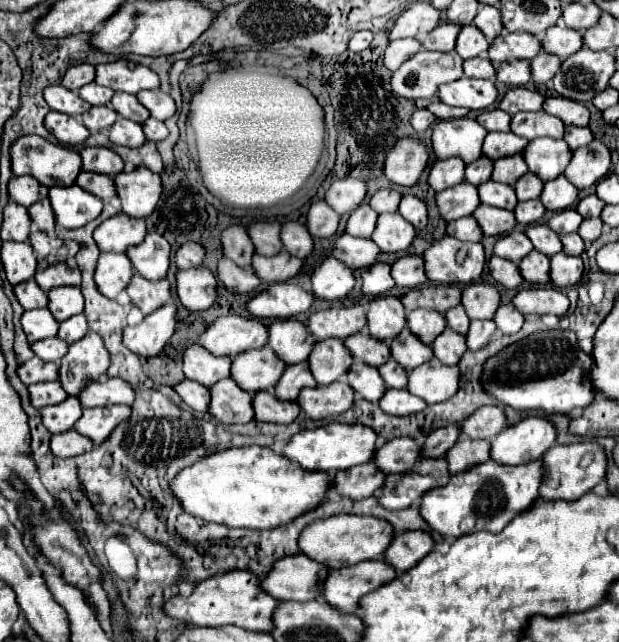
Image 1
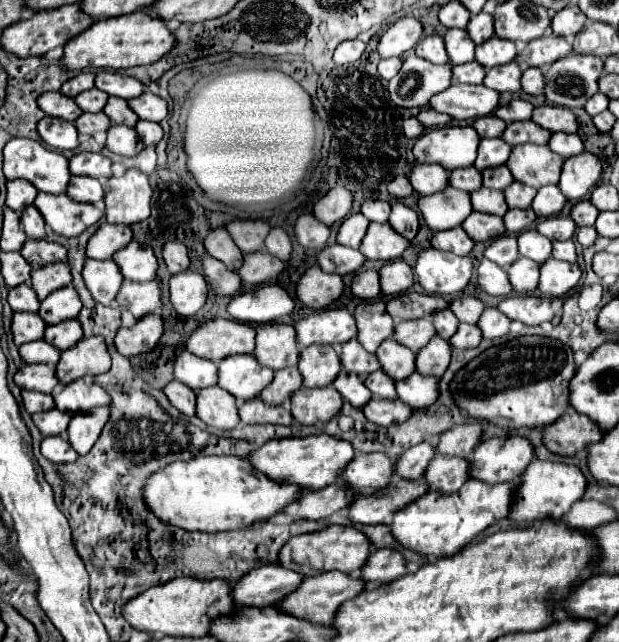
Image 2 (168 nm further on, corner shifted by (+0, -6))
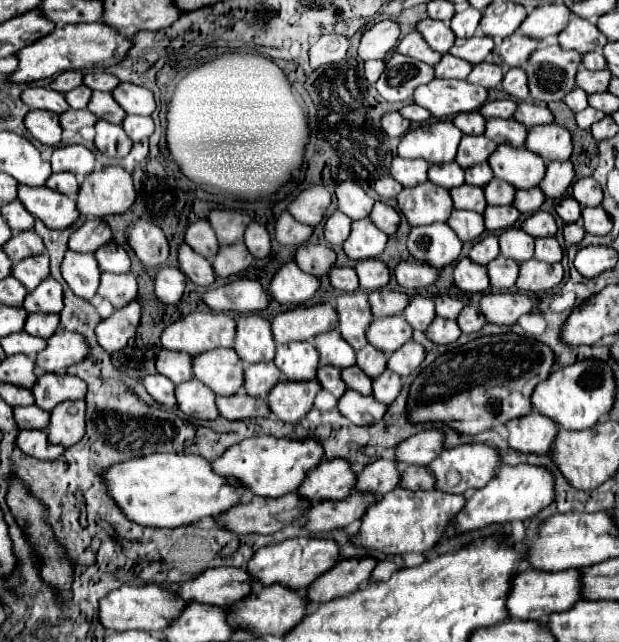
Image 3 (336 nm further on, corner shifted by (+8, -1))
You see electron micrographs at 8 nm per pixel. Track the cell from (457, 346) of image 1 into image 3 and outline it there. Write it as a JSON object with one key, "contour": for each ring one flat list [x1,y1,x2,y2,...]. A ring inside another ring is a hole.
{"contour":[[408,341,400,349,396,349,392,353,392,357,388,357,388,369,398,373,400,377,406,377,422,363,424,357,426,357,424,347,420,343]]}

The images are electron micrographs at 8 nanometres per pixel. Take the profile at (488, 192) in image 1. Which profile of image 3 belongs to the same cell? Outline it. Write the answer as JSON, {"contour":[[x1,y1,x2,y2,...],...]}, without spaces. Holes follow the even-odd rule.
{"contour":[[460,185,456,189,450,189,450,195,452,195,452,201,454,201,456,209,468,209,468,211,484,213,486,199,484,199,484,191,480,187]]}

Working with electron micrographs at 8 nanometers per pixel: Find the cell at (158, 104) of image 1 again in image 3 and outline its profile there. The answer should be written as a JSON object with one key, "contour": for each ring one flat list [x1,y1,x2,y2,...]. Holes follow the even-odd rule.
{"contour":[[120,83,114,91,112,97,118,101,118,105,126,113,134,115,150,115,156,105,154,105,154,95,150,89,134,85,134,83]]}

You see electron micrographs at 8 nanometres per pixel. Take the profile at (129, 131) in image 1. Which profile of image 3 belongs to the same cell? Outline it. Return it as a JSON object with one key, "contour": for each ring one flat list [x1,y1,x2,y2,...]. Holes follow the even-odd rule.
{"contour":[[98,121,94,125,94,129,96,129,94,143,100,153,104,153,108,157,126,157,130,153,132,141,120,125,112,125,108,121]]}

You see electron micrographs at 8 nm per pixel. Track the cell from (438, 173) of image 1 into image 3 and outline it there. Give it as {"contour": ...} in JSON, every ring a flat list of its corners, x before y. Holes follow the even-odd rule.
{"contour":[[394,157,390,173,402,187,416,187,428,179,428,163,424,159]]}

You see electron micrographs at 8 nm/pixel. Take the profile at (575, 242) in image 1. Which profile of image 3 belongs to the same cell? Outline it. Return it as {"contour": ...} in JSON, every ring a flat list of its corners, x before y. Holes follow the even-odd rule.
{"contour":[[546,237,546,239,536,239,536,251,534,257,544,261,544,263,558,263,562,259,562,247,556,241,556,237]]}

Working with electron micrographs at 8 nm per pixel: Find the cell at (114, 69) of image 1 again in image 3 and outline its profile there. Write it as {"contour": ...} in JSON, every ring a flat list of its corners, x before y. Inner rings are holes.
{"contour":[[96,71,96,73,86,73,84,75,84,85,90,89,98,89,98,91,112,91,118,85,118,77,104,73,104,71]]}

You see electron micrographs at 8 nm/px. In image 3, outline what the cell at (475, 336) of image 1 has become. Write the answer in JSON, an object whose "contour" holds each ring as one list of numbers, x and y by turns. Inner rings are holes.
{"contour":[[436,317,436,319,428,325,426,337,428,337,430,341,438,343,438,345,448,345,448,343,454,343,454,341,460,337,460,329,458,329,458,323,456,323,456,321]]}

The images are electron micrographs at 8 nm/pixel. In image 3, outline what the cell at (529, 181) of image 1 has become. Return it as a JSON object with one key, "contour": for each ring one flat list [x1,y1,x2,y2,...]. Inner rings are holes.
{"contour":[[492,179,482,189,484,189,488,205,510,205,514,201,514,193,516,193,516,189,512,185,508,185,500,179]]}

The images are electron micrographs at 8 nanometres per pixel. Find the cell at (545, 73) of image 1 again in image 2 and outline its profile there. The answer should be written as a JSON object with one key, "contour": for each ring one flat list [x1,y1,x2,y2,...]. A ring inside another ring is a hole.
{"contour":[[542,68,524,70,522,90,526,94,542,94,544,92,544,72,542,72]]}

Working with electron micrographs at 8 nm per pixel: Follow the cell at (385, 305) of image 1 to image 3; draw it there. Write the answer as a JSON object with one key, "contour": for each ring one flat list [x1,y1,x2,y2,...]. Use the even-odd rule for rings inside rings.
{"contour":[[354,291,354,293,342,293,336,297,336,311,340,317,340,335,344,341,354,349,362,349,366,341,366,329,372,321,370,305,368,305,368,293,366,291]]}

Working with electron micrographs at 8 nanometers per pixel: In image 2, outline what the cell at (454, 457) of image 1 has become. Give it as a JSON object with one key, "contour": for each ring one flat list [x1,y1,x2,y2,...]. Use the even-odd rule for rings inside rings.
{"contour":[[436,454,426,470,426,484,430,490,440,490,444,494,456,492,468,480,468,460,456,456]]}

